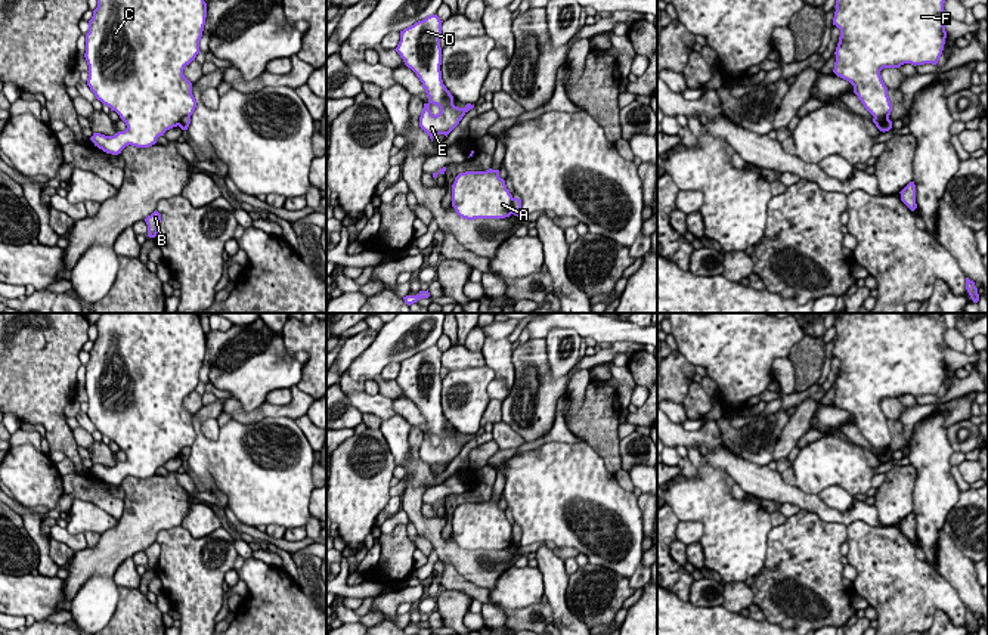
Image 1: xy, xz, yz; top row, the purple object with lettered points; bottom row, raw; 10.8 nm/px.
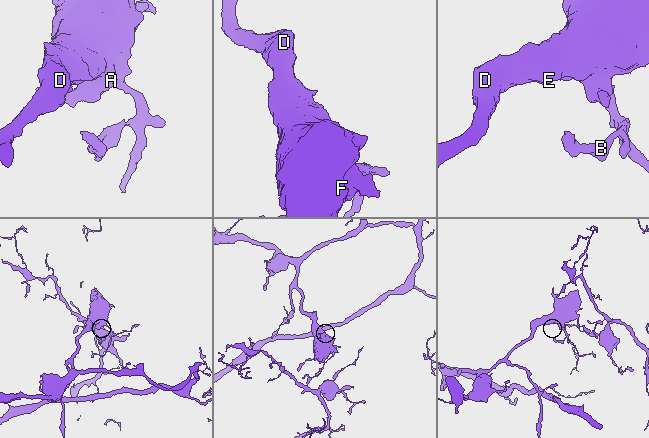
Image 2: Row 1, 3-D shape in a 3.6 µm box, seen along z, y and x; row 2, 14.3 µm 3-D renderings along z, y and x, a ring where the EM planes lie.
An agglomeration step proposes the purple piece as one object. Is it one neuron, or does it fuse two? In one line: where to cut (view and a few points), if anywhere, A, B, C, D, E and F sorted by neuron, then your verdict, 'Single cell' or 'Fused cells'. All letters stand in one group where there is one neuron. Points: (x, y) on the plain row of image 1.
Split along xz (511, 529), (513, 544). Groups: A C D E F / B. Fused cells

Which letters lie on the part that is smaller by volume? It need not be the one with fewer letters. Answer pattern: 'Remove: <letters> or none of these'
Remove: B

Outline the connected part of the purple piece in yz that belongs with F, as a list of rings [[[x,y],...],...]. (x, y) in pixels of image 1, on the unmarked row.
[[[840,313],[834,326],[833,356],[840,360],[840,368],[833,403],[854,416],[854,424],[874,449],[889,449],[892,436],[880,402],[904,394],[938,394],[947,369],[944,315],[933,319],[927,313],[908,318],[902,313]]]

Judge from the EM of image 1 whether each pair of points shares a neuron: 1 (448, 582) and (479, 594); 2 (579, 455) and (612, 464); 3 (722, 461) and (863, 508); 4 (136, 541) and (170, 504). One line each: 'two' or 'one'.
1: one
2: two
3: one
4: one

